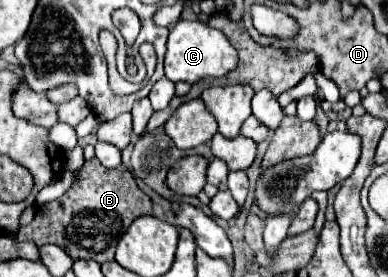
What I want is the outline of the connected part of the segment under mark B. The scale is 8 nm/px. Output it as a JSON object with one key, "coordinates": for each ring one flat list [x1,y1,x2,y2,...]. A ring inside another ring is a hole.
{"coordinates":[[96,158,86,160,84,166,74,172,74,184,54,202,36,208,36,216,28,226,18,230,18,240,30,240,38,248,44,244,56,244,68,252,74,260,114,260,114,250,122,234,132,220,144,214,152,214,152,200,138,188,134,176,126,168,104,168]]}

